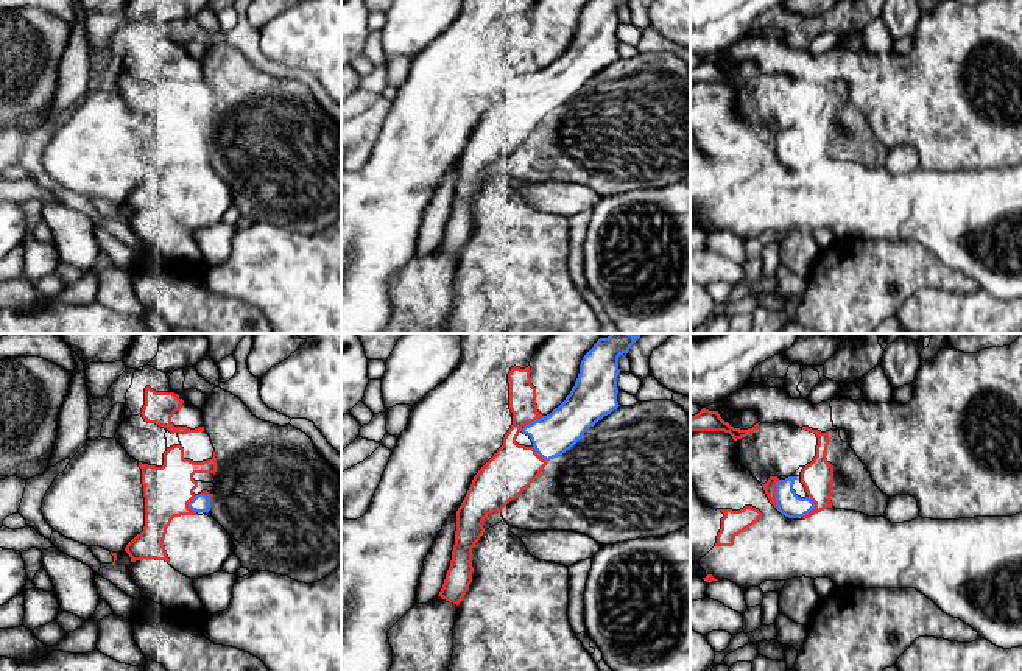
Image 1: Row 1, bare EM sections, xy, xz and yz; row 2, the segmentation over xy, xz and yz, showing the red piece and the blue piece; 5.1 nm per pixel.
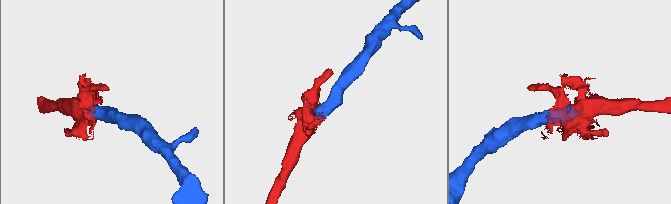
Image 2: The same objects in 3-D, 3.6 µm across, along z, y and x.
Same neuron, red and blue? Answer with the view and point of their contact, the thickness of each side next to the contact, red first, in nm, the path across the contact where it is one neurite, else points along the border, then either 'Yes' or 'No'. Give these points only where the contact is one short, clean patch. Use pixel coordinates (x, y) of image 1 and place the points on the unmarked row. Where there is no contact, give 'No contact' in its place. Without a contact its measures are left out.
Touches red at yz (775, 145). Thickness 60 nm (red) against 120 nm. Path across: yz (770, 137), (775, 145), (789, 154). Yes

